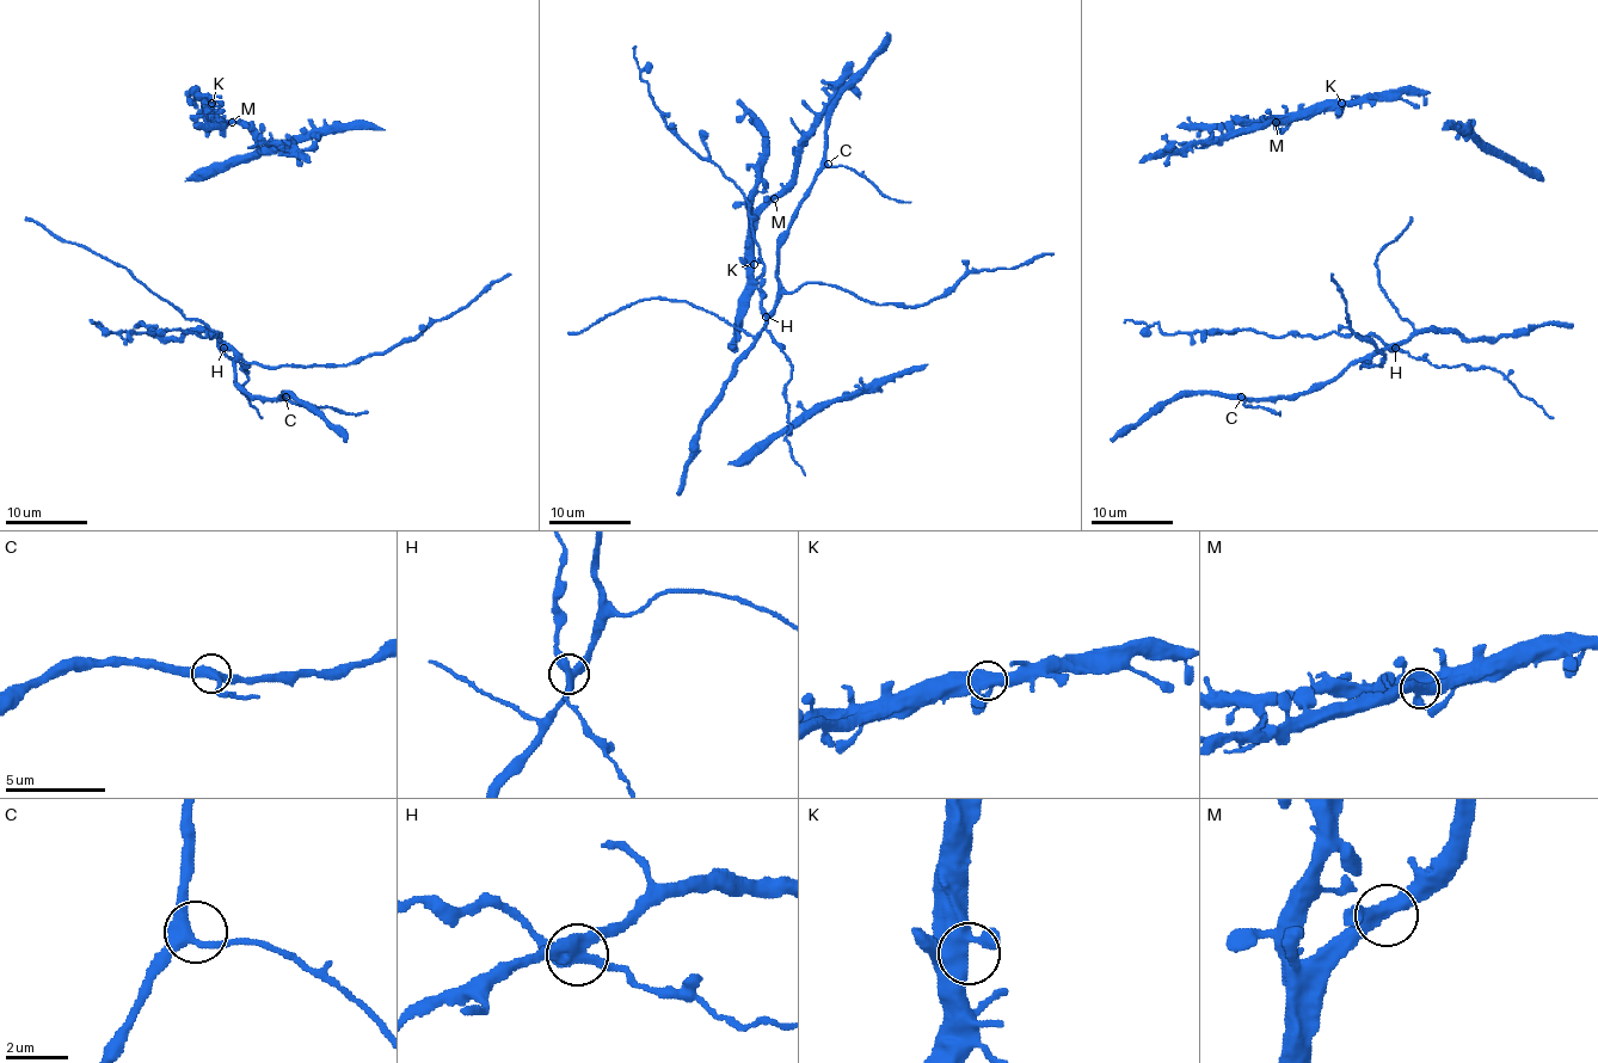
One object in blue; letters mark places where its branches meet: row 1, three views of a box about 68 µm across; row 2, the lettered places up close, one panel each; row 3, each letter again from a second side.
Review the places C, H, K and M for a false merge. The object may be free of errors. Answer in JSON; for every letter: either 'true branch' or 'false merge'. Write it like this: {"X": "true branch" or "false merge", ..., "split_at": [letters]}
{"C": "true branch", "H": "false merge", "K": "true branch", "M": "true branch", "split_at": ["H"]}

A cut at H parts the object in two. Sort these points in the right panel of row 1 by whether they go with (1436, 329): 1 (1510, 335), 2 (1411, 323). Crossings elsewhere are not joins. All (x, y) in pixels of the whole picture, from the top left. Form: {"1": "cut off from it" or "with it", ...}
{"1": "with it", "2": "with it"}

